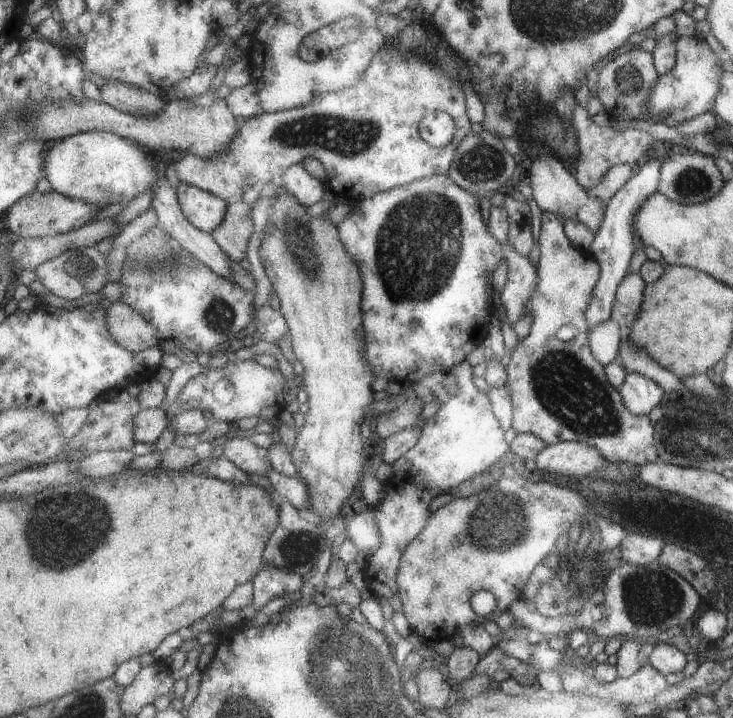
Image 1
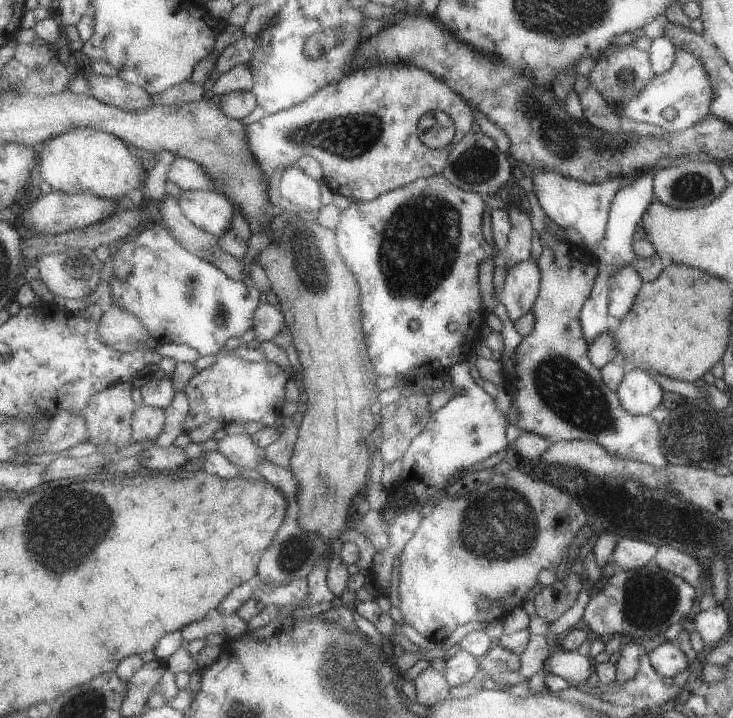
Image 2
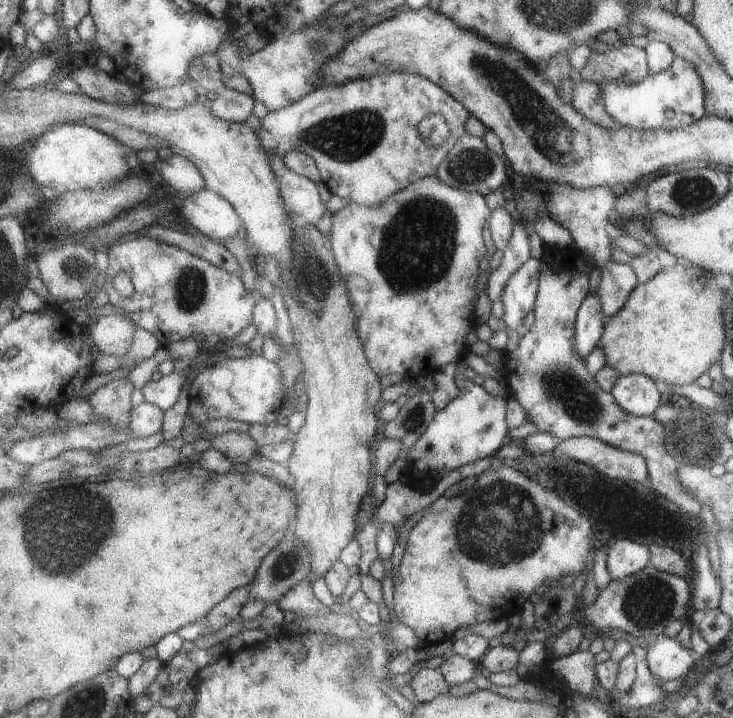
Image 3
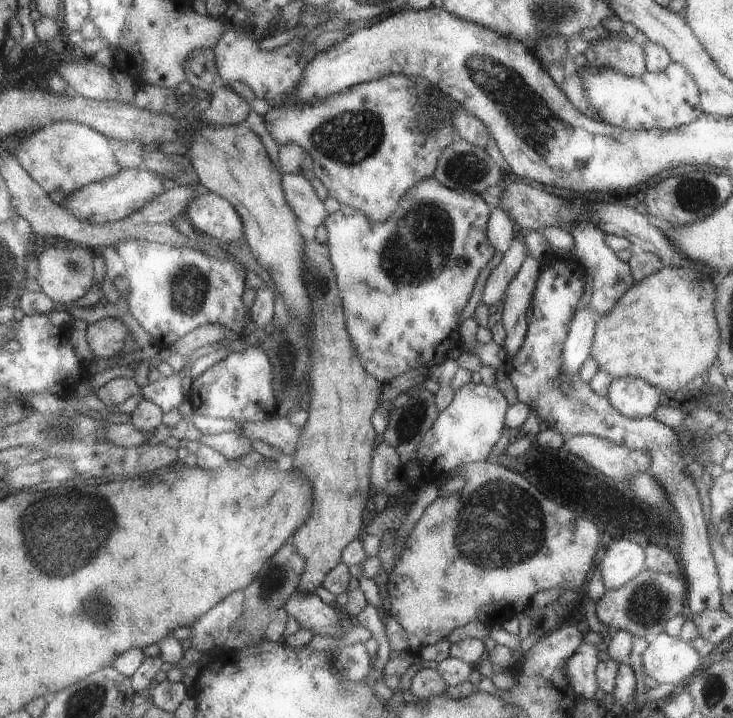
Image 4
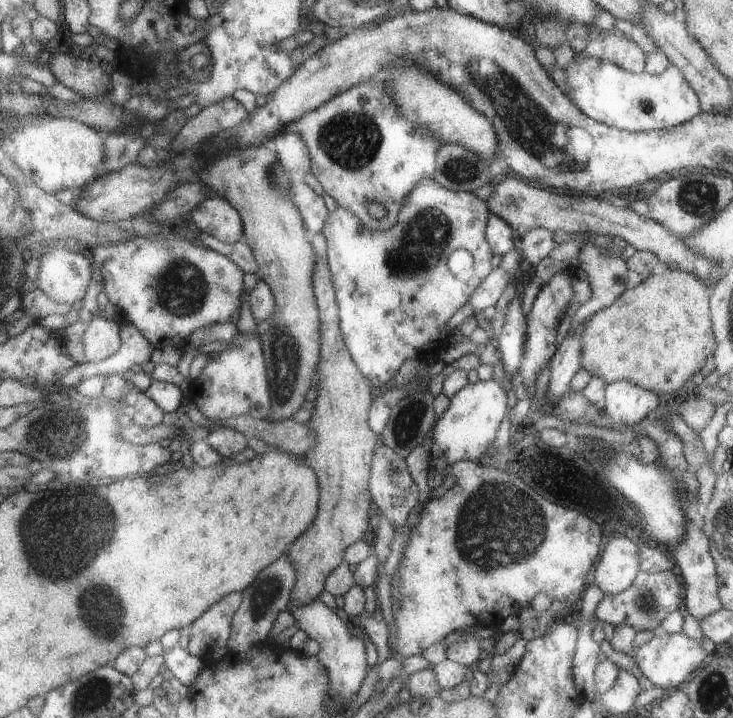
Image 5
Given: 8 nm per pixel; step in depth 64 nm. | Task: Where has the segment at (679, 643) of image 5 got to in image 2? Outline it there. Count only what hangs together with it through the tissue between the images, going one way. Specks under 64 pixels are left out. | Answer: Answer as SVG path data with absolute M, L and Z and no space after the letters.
M663 642L655 646L651 652L647 652L651 668L661 676L661 678L675 678L677 674L687 670L687 656L683 654L681 648L677 648L673 642Z

